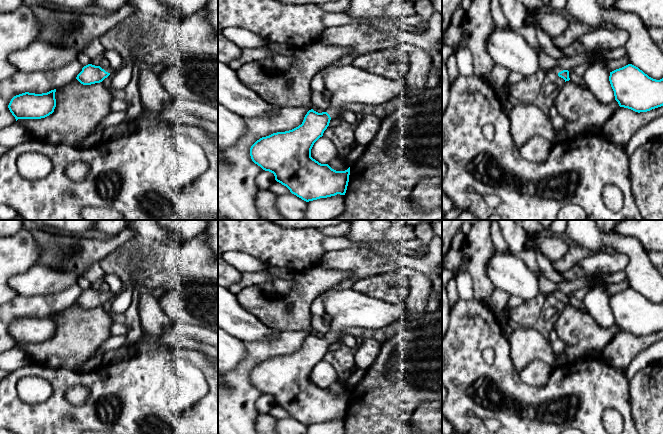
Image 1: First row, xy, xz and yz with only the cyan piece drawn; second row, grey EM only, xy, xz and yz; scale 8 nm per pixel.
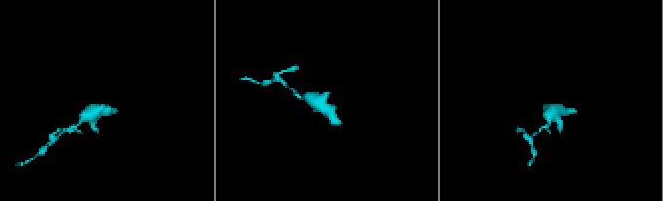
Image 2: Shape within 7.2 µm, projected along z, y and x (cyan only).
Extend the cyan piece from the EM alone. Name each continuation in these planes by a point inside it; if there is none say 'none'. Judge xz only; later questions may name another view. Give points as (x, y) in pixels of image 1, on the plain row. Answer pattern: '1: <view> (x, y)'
1: xz (348, 308)

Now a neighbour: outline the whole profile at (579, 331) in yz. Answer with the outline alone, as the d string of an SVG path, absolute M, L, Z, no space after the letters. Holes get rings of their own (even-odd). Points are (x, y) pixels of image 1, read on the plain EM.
M571 304L566 305L553 320L553 330L566 344L564 354L569 362L602 352L620 331L616 324L610 328L600 327L588 312L583 313Z

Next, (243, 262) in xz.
M228 251L221 254L221 258L234 266L240 272L258 272L267 270L267 267L257 258L238 251Z

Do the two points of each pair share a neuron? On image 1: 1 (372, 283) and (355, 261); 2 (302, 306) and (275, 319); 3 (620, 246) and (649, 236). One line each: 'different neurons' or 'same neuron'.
1: different neurons
2: same neuron
3: different neurons

